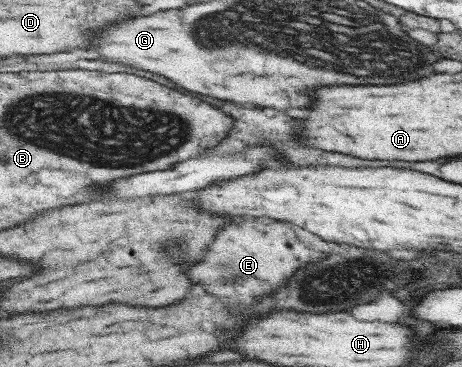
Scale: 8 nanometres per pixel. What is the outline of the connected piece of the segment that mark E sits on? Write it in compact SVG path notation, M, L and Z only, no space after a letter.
M253 216L236 217L234 223L224 225L217 231L214 241L207 247L205 256L200 261L190 262L186 267L192 281L206 287L208 293L222 297L224 301L246 301L250 303L254 297L274 291L298 271L298 267L306 267L308 263L318 261L329 255L326 251L318 251L308 243L298 243L298 237L290 223L262 223Z

